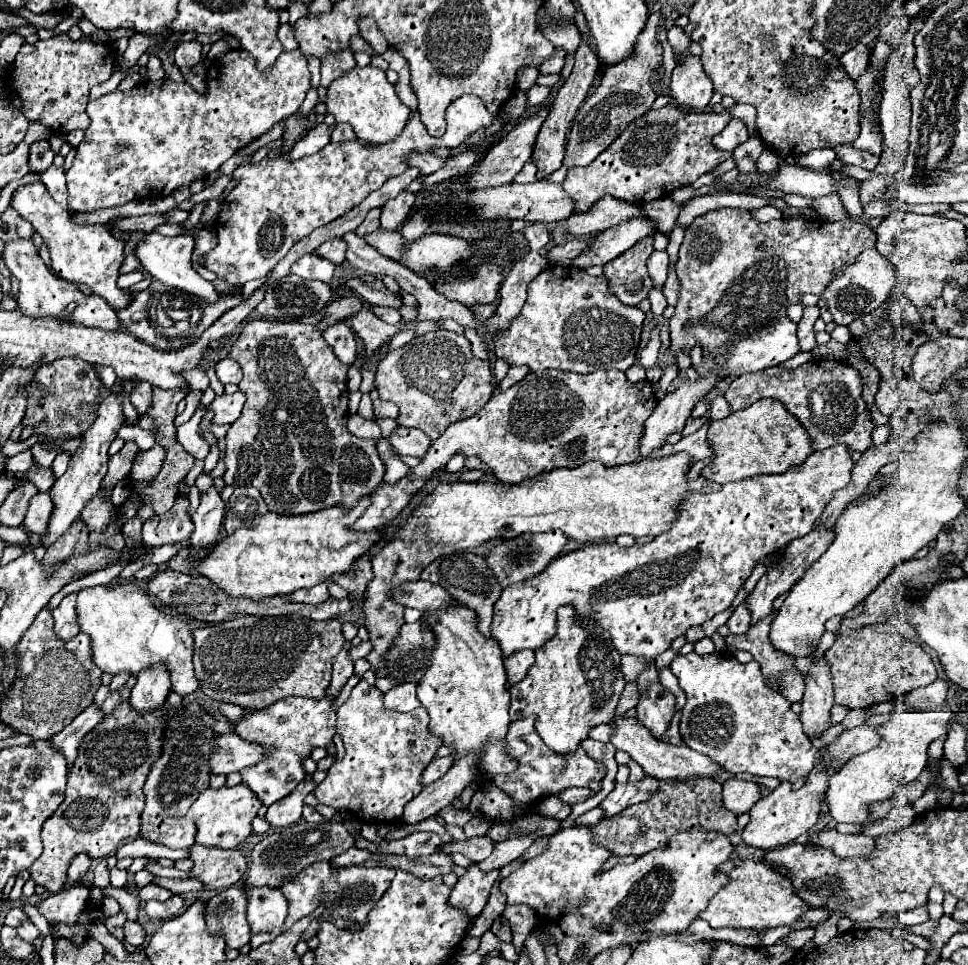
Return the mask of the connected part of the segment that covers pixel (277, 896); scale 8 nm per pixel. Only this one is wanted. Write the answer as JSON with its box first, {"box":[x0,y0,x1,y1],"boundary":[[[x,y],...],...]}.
{"box":[247,887,287,931],"boundary":[[[247,887],[247,921],[253,931],[283,927],[287,917],[287,899],[279,887]]]}

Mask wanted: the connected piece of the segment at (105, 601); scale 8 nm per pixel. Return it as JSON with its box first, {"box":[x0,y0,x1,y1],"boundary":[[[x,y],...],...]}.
{"box":[77,583,199,695],"boundary":[[[119,583],[119,585],[103,585],[103,587],[89,587],[81,589],[77,595],[77,625],[79,631],[87,633],[91,637],[91,655],[95,665],[101,671],[107,671],[111,675],[117,675],[119,671],[131,671],[137,675],[143,667],[149,663],[167,663],[171,671],[171,689],[179,695],[189,695],[193,693],[199,683],[193,673],[193,633],[189,625],[173,615],[161,613],[157,607],[153,607],[149,595],[135,583]]]}

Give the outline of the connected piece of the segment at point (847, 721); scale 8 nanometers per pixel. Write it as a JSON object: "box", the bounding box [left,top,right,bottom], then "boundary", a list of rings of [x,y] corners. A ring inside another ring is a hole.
{"box":[842,709,870,729],"boundary":[[[855,709],[850,710],[845,719],[842,721],[845,729],[853,729],[856,726],[863,724],[870,715],[865,711],[865,709]]]}

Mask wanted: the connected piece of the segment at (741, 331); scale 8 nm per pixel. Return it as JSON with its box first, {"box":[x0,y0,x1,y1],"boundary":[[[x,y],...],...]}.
{"box":[671,209,877,355],"boundary":[[[715,209],[693,219],[685,229],[685,239],[679,249],[677,277],[681,283],[679,303],[671,317],[671,351],[677,355],[679,349],[691,351],[693,345],[701,343],[703,351],[727,347],[735,339],[751,337],[755,331],[769,327],[775,319],[785,317],[789,305],[799,303],[805,293],[821,295],[823,287],[833,279],[833,271],[843,263],[857,259],[867,247],[875,247],[877,233],[863,221],[823,221],[823,219],[791,219],[781,217],[777,221],[759,223],[745,209]]]}

